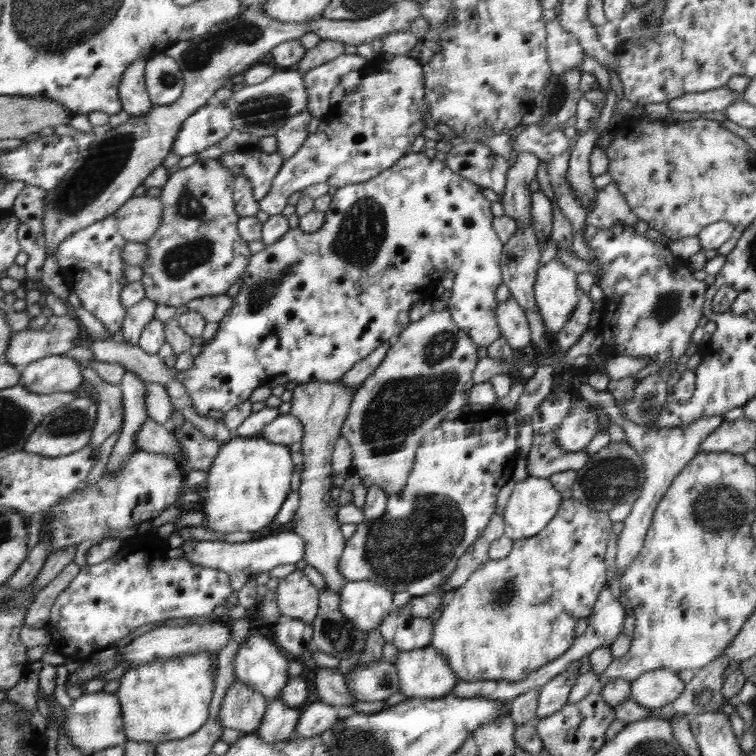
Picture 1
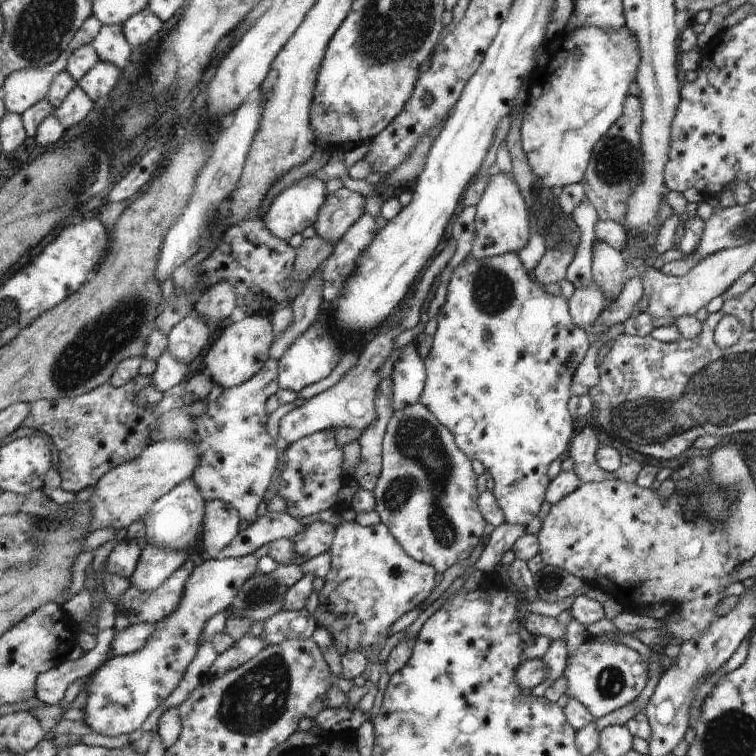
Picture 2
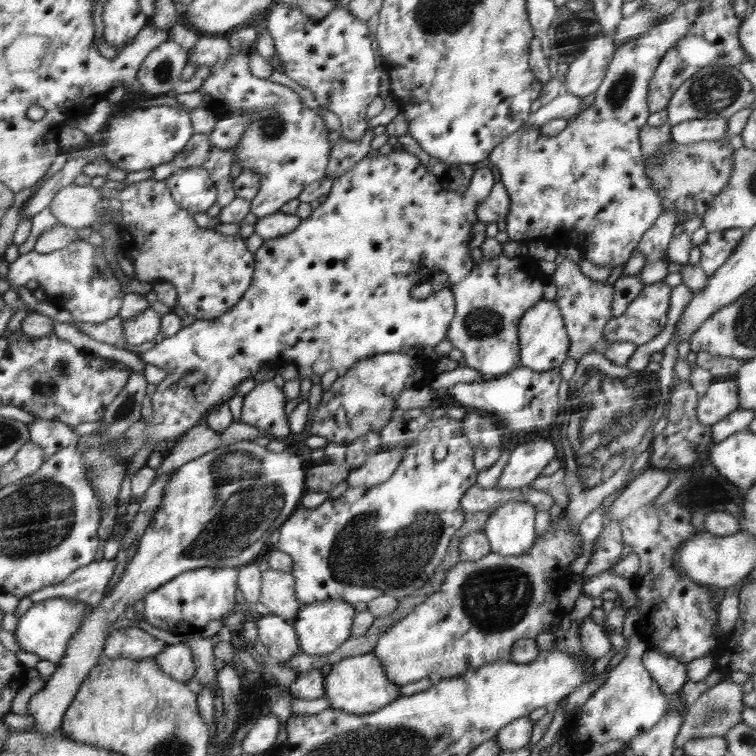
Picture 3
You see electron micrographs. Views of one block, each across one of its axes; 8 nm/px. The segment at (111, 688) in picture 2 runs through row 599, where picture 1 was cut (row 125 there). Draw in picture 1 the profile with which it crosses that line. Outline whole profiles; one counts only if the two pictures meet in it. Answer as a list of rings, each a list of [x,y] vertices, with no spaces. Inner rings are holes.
[[[218,101],[194,111],[173,144],[173,152],[178,156],[188,156],[220,142],[234,130],[233,113],[224,103]]]

